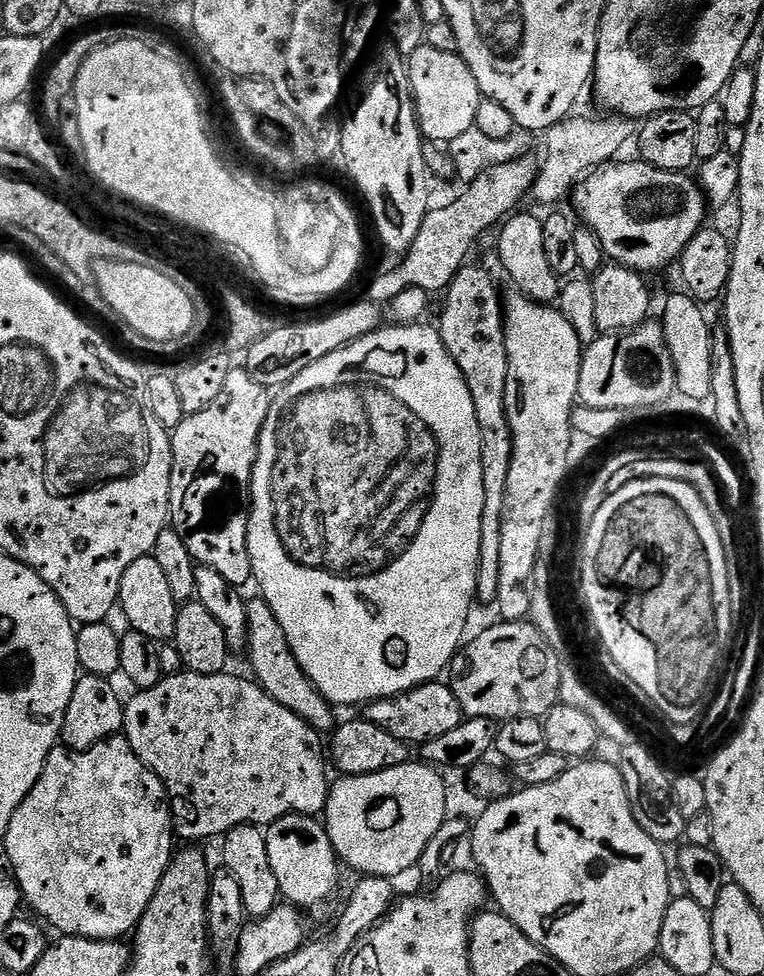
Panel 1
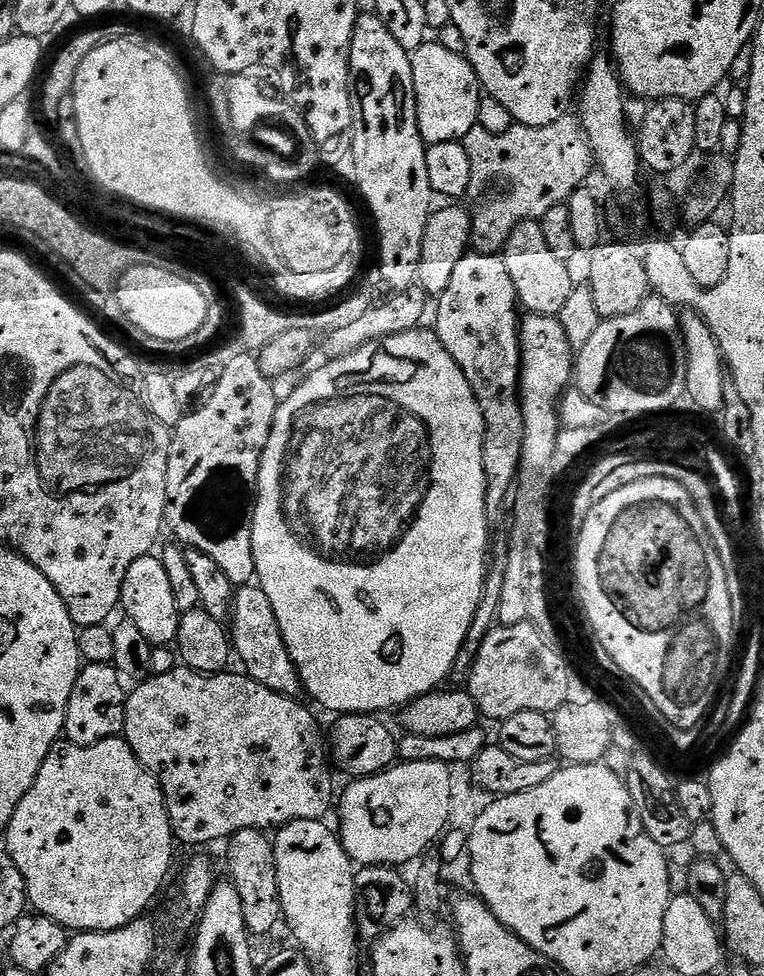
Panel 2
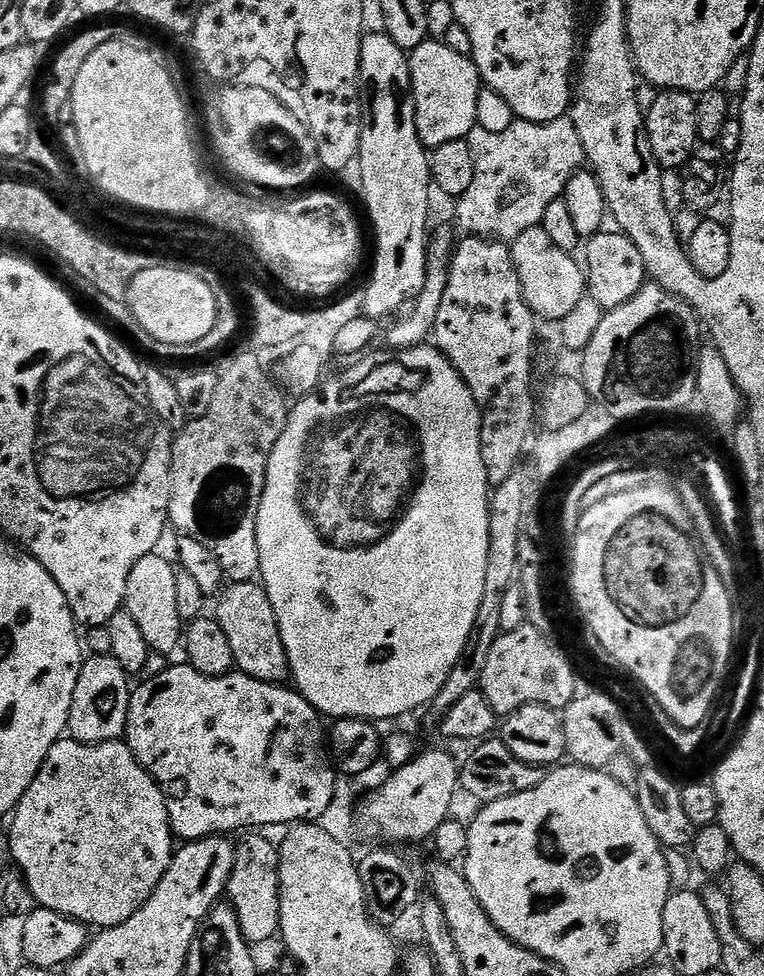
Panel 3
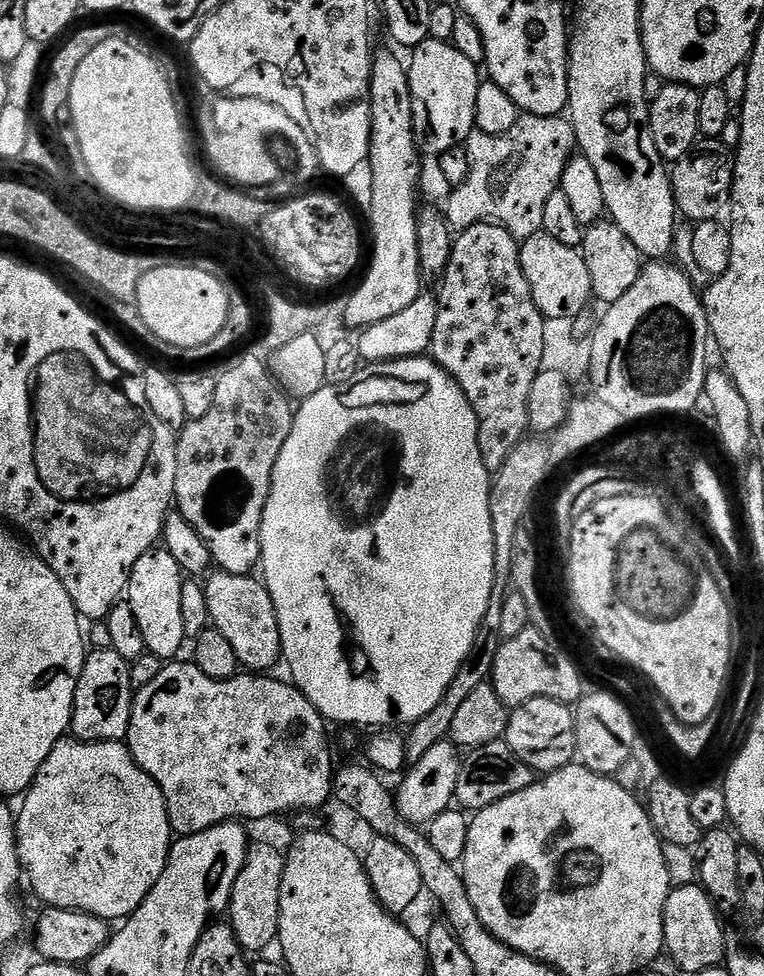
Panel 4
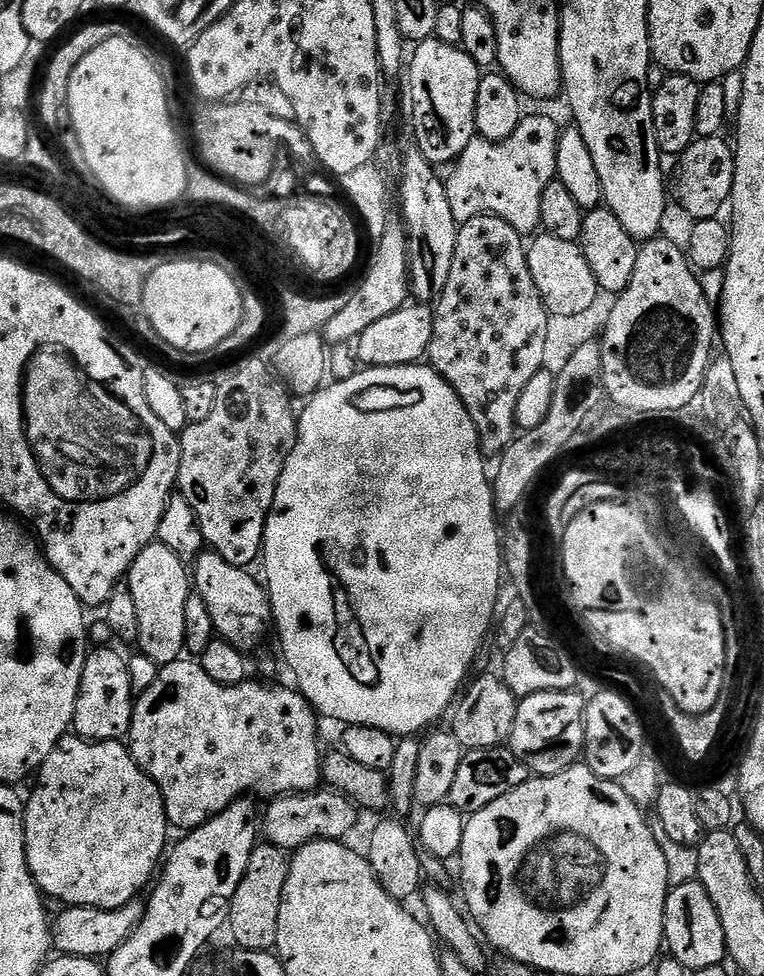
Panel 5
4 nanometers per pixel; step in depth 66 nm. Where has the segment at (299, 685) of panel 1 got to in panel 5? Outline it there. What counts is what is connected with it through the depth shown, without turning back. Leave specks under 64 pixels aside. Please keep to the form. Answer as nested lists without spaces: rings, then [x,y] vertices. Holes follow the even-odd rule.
[[[211,550],[201,552],[194,561],[194,567],[195,595],[206,602],[206,610],[210,610],[210,618],[214,618],[219,639],[230,642],[230,646],[235,648],[249,650],[267,634],[268,628],[270,632],[272,604],[265,585],[259,579],[256,581],[249,569],[230,566],[226,558]]]

